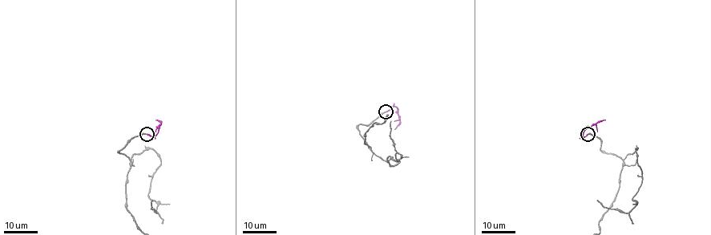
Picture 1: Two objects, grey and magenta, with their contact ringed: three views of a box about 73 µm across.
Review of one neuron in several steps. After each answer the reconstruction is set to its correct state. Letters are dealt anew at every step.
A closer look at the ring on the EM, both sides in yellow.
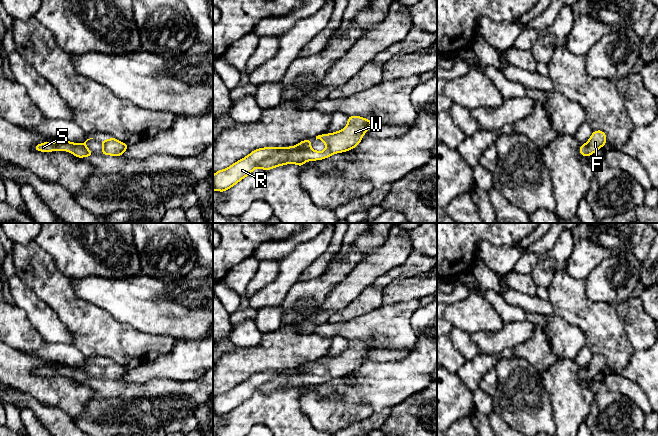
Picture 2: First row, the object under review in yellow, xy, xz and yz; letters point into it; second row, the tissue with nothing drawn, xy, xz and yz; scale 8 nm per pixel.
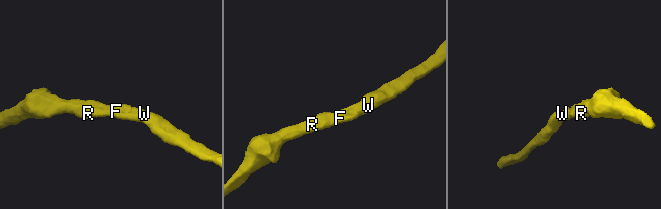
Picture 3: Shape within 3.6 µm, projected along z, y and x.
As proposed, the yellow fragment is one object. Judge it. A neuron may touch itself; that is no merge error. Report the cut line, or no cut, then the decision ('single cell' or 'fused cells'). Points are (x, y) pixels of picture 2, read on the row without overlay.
no cut | single cell

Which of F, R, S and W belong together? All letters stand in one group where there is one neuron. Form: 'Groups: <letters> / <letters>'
Groups: F R S W

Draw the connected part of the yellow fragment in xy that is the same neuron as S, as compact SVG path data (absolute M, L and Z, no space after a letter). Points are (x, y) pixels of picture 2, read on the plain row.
M87 363L83 368L76 368L73 366L63 364L59 364L57 366L45 366L34 370L33 373L41 376L51 376L56 374L69 375L78 382L89 381L93 377L86 371L86 366L88 364L90 363Z

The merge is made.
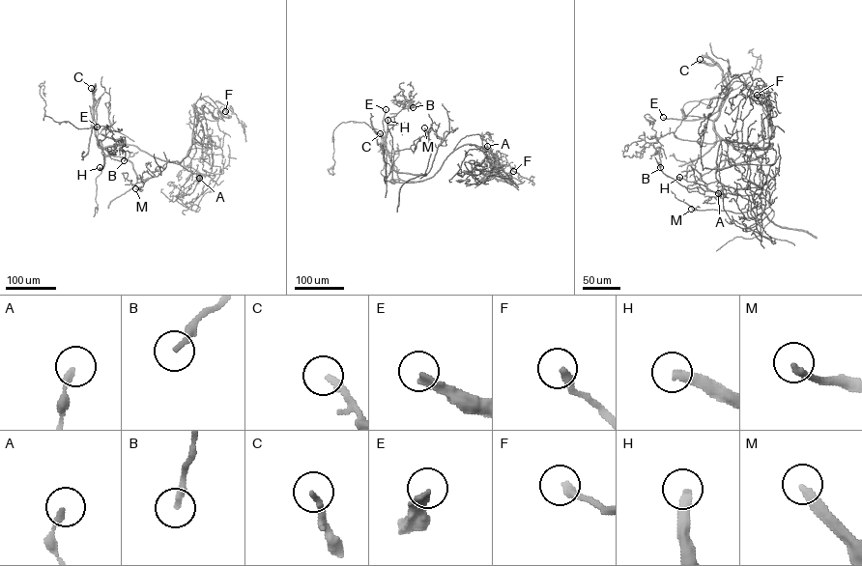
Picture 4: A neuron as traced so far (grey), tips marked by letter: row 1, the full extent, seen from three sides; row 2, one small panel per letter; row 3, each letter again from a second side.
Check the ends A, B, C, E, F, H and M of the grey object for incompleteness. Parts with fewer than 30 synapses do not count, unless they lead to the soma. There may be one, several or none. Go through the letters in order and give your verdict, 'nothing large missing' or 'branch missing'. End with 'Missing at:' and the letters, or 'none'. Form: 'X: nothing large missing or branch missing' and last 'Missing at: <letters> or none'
A: nothing large missing
B: nothing large missing
C: nothing large missing
E: branch missing
F: nothing large missing
H: branch missing
M: branch missing
Missing at: E, H, M

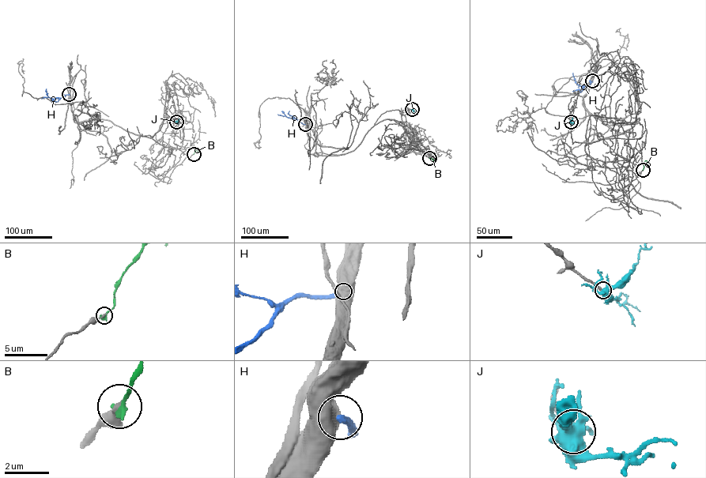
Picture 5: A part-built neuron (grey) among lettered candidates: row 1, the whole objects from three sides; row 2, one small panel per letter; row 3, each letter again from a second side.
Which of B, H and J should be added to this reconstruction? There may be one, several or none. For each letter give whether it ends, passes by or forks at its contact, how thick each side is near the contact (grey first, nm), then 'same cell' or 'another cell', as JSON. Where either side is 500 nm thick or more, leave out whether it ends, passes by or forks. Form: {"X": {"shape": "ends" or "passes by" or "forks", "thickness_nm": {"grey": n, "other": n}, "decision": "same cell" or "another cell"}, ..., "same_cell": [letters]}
{"B": {"shape": "ends", "thickness_nm": {"grey": 170, "other": 240}, "decision": "same cell"}, "H": {"thickness_nm": {"grey": 750, "other": 340}, "decision": "another cell"}, "J": {"shape": "forks", "thickness_nm": {"grey": 200, "other": 440}, "decision": "another cell"}, "same_cell": ["B"]}

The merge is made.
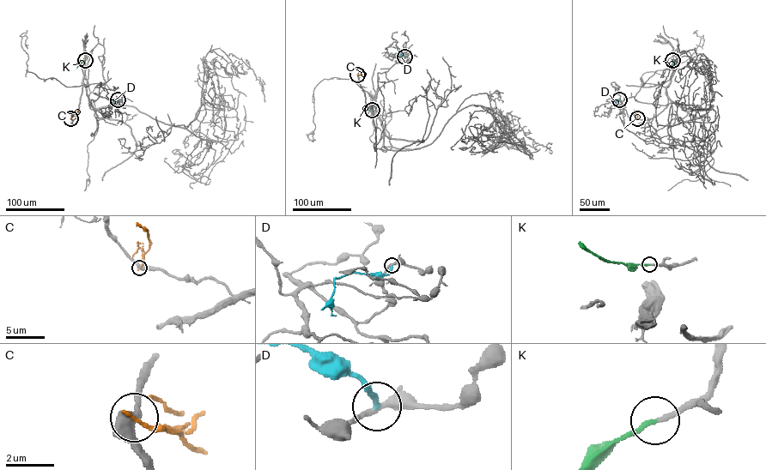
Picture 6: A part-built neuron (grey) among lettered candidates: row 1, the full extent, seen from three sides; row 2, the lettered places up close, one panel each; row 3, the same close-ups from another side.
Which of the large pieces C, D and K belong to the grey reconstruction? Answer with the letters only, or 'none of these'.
K

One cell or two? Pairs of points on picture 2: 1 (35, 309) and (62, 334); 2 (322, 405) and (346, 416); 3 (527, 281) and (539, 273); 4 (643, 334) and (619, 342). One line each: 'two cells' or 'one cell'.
1: one cell
2: one cell
3: two cells
4: two cells

